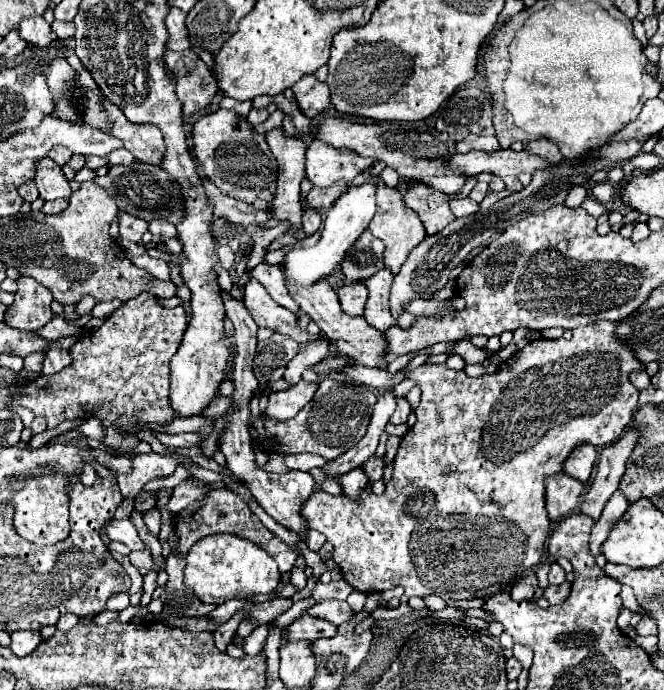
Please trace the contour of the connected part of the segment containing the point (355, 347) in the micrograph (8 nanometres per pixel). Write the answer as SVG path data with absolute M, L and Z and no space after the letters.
M321 280L319 284L315 284L311 288L291 290L291 296L307 312L307 316L321 328L321 332L329 338L331 346L337 352L359 360L359 364L363 364L363 366L381 366L381 368L385 368L385 364L381 360L381 356L387 350L387 342L385 342L383 334L377 332L377 328L369 326L363 316L347 316L341 310L341 304L337 300L337 292L325 280Z

